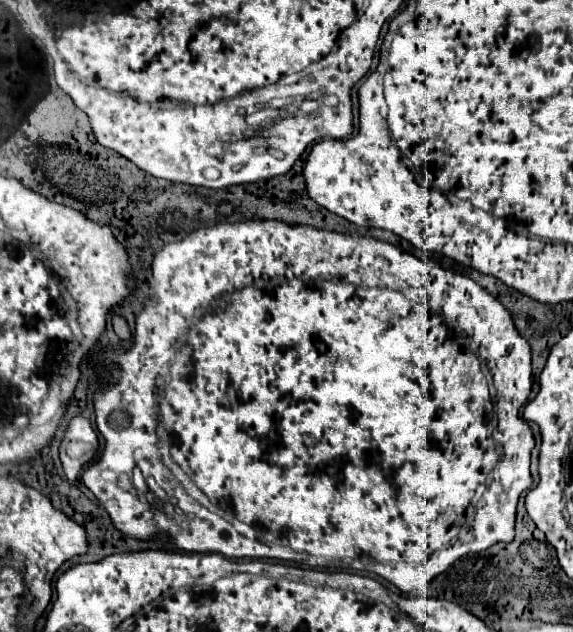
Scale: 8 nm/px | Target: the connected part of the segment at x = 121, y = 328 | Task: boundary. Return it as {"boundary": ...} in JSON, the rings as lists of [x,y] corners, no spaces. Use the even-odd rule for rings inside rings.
{"boundary":[[[112,314],[112,328],[114,328],[114,332],[116,332],[116,336],[120,340],[128,340],[130,338],[130,328],[128,328],[128,324],[126,324],[126,320],[122,316]]]}

